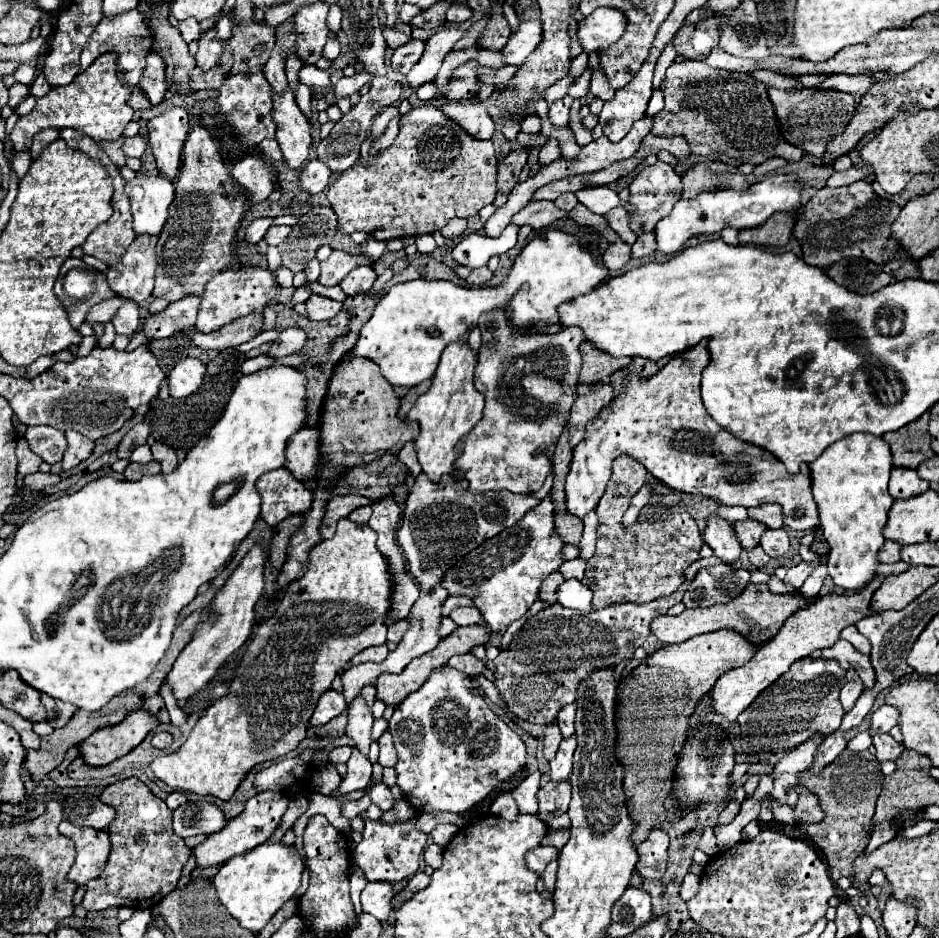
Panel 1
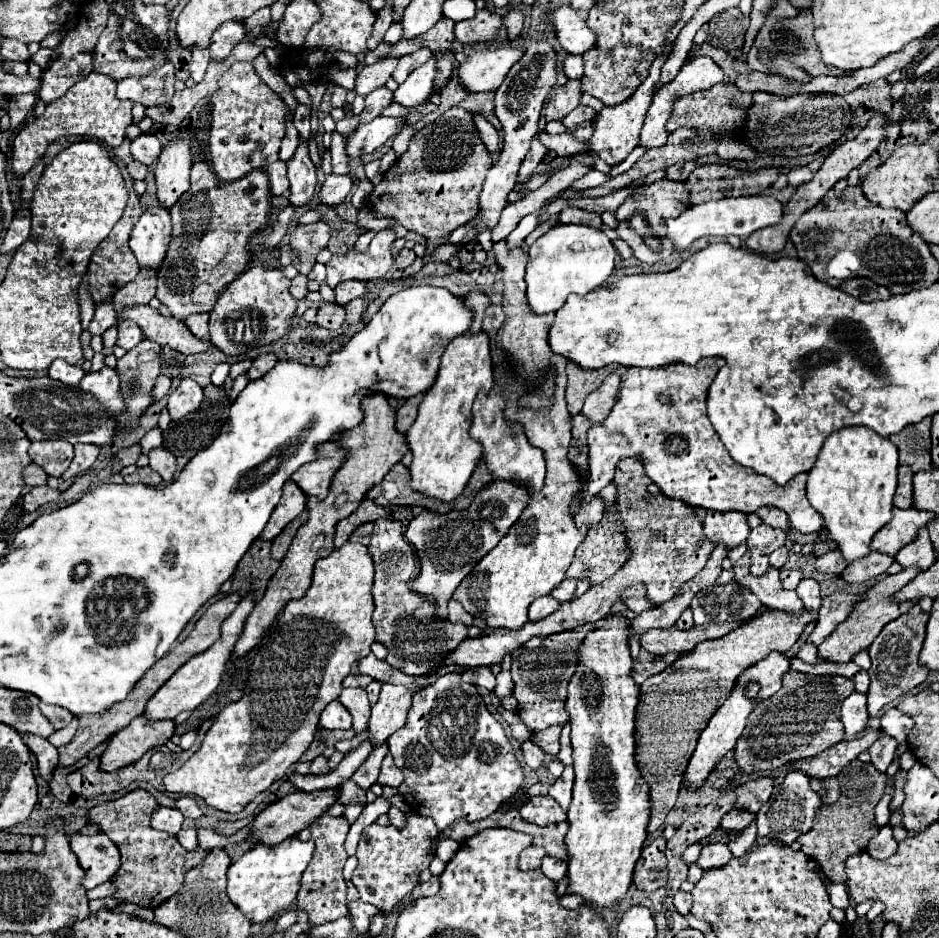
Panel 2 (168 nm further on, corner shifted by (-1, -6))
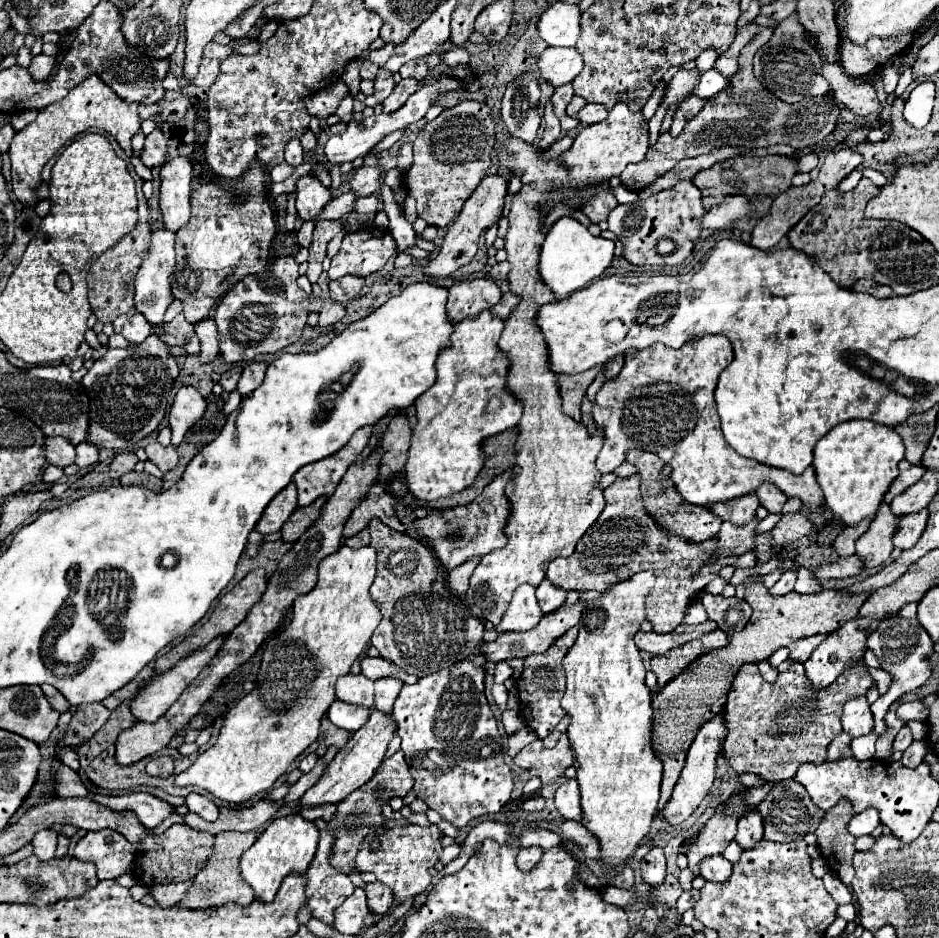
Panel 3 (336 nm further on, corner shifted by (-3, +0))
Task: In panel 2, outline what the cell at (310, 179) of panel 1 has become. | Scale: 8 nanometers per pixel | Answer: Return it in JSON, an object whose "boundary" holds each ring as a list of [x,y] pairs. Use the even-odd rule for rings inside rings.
{"boundary":[[[331,174],[331,176],[327,176],[325,184],[321,186],[319,198],[321,198],[323,204],[337,206],[337,204],[343,204],[343,202],[347,202],[351,198],[349,196],[351,188],[353,188],[353,178],[351,176]]]}

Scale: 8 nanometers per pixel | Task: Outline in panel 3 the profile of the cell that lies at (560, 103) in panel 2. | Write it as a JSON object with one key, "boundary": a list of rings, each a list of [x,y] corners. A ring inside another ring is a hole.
{"boundary":[[[571,83],[565,84],[565,86],[559,86],[555,88],[553,96],[551,96],[551,102],[553,102],[553,112],[557,118],[563,118],[567,112],[567,104],[571,102],[571,98],[574,96],[574,90]]]}

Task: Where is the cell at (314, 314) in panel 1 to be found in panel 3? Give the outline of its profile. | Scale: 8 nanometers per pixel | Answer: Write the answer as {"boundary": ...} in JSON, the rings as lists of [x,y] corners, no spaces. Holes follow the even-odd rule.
{"boundary":[[[327,302],[321,310],[319,310],[319,324],[321,326],[329,326],[339,322],[345,316],[345,306],[339,302]]]}

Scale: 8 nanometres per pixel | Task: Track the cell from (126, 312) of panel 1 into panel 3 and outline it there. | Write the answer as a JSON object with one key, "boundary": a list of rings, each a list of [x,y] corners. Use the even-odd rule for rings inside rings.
{"boundary":[[[135,312],[123,326],[123,332],[121,332],[131,344],[139,344],[143,342],[149,334],[151,334],[151,324],[145,320],[143,314]]]}

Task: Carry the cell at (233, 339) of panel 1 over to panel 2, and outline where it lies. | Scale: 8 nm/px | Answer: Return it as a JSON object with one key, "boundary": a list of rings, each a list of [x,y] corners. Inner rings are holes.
{"boundary":[[[135,306],[135,308],[125,308],[121,312],[123,320],[133,320],[139,324],[143,330],[145,338],[161,344],[161,346],[171,346],[173,350],[181,354],[195,354],[195,352],[207,352],[213,348],[209,342],[197,340],[191,330],[185,326],[183,320],[177,318],[165,318],[151,306]]]}

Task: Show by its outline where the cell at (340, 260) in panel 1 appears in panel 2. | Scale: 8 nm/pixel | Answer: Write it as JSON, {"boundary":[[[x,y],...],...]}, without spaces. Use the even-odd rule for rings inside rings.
{"boundary":[[[381,230],[369,244],[365,252],[349,250],[347,254],[333,254],[331,262],[326,264],[325,284],[335,288],[343,280],[379,280],[383,278],[391,266],[393,256],[389,246],[395,242],[393,230]]]}

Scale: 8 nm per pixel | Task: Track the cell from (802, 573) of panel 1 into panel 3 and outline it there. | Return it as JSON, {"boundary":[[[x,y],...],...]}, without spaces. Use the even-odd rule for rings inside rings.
{"boundary":[[[865,518],[859,526],[855,526],[855,528],[845,528],[845,530],[835,538],[833,548],[835,548],[835,552],[837,552],[839,558],[845,558],[845,556],[853,556],[853,554],[855,554],[855,542],[857,542],[857,538],[869,528],[869,522],[871,522],[871,520],[873,520],[873,518]]]}

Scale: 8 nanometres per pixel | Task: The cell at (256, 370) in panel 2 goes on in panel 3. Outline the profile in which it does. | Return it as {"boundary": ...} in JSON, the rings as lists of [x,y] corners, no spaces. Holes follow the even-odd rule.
{"boundary":[[[249,362],[241,374],[241,380],[237,384],[237,390],[241,396],[247,396],[249,392],[253,392],[257,386],[261,386],[263,378],[265,378],[265,370],[267,364],[265,362]]]}

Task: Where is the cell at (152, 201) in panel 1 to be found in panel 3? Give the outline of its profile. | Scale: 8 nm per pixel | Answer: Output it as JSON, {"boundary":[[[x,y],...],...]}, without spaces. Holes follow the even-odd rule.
{"boundary":[[[167,228],[151,230],[151,246],[147,248],[147,256],[143,258],[143,264],[141,264],[141,268],[137,272],[137,278],[135,278],[135,306],[137,306],[137,312],[141,312],[147,318],[147,322],[151,322],[151,324],[159,324],[163,320],[163,314],[165,314],[167,306],[173,300],[171,284],[169,284],[169,276],[175,268],[173,240],[175,240],[175,234]]]}

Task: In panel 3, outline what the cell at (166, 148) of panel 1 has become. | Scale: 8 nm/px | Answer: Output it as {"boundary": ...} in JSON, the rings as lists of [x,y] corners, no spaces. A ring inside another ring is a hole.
{"boundary":[[[177,156],[161,166],[161,190],[159,208],[165,228],[177,232],[189,220],[189,196],[191,196],[191,172],[193,166],[187,156]]]}

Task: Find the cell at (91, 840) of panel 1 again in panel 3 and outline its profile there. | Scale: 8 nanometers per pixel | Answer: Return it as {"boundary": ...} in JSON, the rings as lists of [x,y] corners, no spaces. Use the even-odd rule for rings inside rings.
{"boundary":[[[115,830],[87,832],[75,846],[75,858],[93,862],[99,880],[115,880],[117,876],[131,872],[135,864],[135,846]]]}

